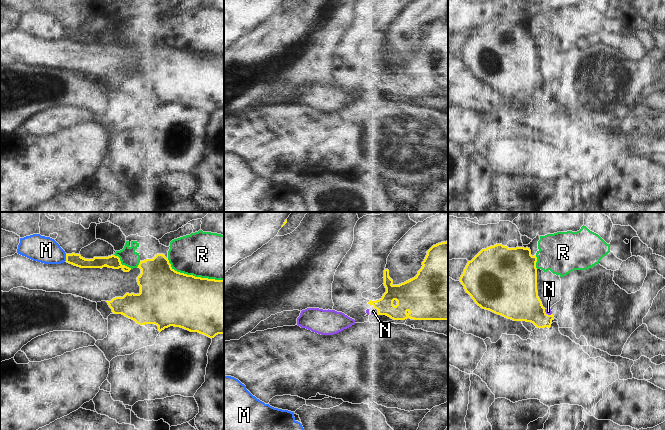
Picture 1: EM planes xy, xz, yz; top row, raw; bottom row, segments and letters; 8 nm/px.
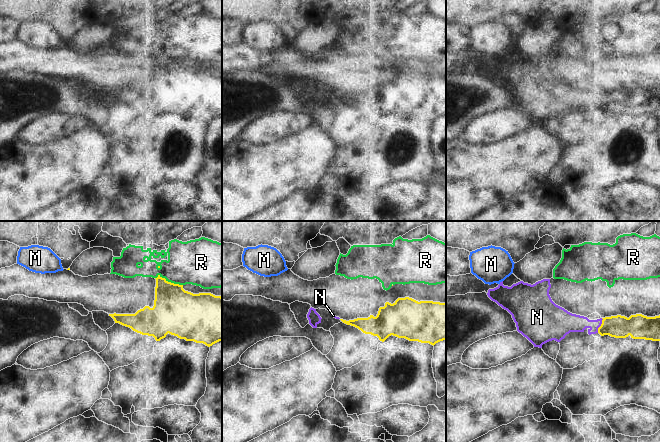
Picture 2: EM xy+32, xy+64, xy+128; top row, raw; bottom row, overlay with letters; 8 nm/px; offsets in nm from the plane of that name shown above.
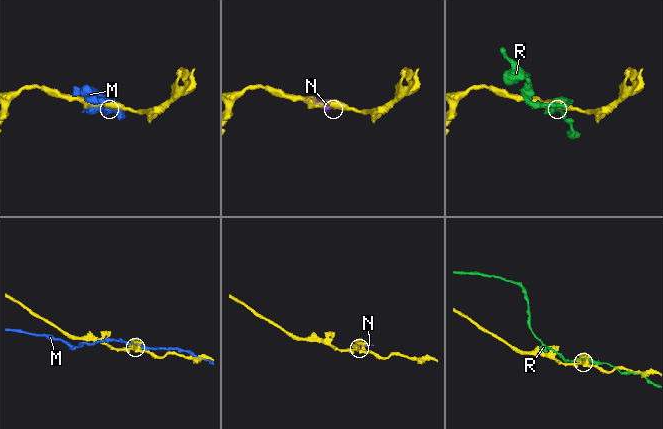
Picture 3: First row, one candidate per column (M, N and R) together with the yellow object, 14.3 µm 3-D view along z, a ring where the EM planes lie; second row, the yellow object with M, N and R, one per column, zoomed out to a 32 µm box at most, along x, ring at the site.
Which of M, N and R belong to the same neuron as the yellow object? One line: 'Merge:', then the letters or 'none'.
Merge: none

